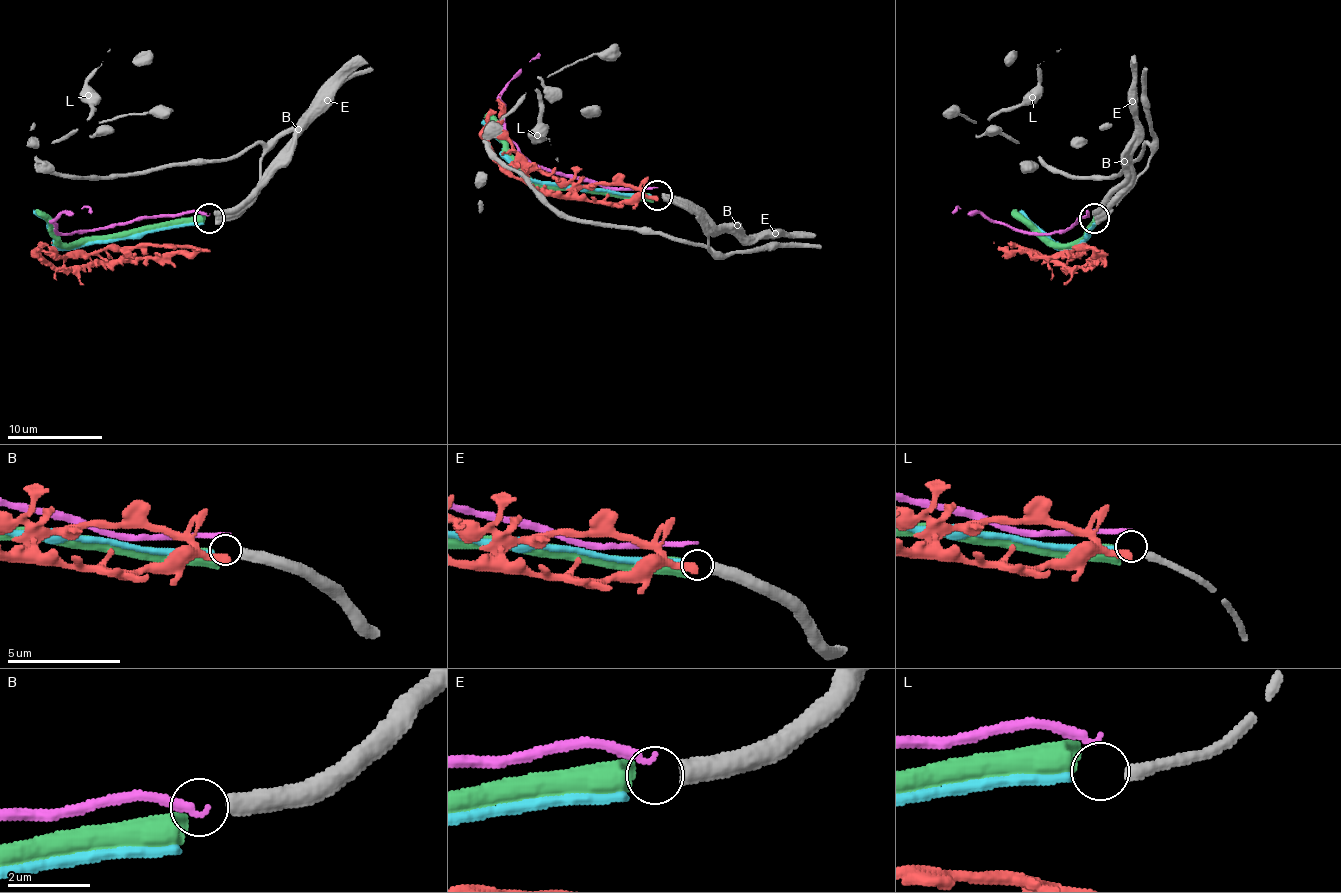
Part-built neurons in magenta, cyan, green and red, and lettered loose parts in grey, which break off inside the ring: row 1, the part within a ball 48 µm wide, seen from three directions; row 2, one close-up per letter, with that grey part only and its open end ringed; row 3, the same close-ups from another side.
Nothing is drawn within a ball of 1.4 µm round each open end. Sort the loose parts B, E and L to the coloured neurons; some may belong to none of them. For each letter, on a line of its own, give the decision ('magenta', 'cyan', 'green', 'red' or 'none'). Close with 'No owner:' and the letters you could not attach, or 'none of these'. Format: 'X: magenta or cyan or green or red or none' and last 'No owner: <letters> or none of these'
B: none
E: green
L: cyan
No owner: B

